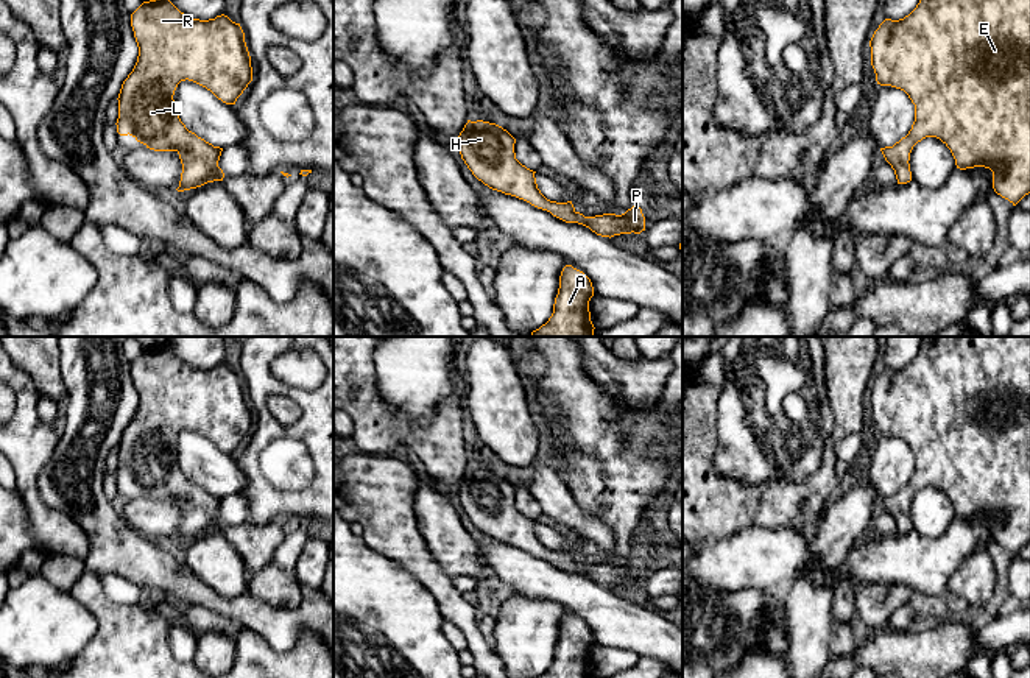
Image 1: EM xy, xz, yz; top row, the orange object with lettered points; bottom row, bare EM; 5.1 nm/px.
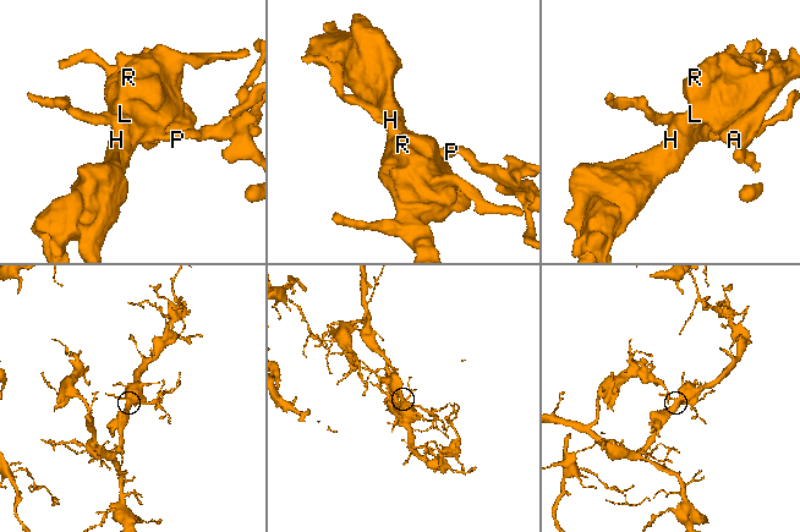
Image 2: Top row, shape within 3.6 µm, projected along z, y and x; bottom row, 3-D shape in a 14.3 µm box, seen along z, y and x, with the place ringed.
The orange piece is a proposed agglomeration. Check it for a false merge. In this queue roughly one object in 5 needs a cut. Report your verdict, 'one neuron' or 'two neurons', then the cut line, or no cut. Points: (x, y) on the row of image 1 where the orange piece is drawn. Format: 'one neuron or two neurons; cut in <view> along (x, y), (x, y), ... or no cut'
one neuron; no cut

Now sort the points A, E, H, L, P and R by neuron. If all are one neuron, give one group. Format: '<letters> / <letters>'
A E H L P R

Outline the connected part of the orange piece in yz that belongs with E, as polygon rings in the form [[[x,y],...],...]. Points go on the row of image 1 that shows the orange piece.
[[[919,0],[916,8],[904,19],[885,19],[874,31],[870,47],[877,84],[904,90],[915,104],[915,122],[908,134],[893,147],[880,148],[885,161],[894,170],[898,184],[912,181],[908,161],[913,147],[926,137],[937,137],[951,150],[957,168],[989,168],[994,192],[1013,206],[1030,193],[1030,0]]]

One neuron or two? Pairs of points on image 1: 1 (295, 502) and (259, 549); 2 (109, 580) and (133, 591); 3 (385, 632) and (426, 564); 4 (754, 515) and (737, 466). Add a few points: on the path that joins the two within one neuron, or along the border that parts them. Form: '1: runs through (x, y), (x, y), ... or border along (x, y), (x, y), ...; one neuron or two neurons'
1: border along (279, 521), (261, 526), (250, 526), (246, 522); two neurons
2: runs through (116, 586), (126, 591); one neuron
3: border along (388, 558), (401, 564), (430, 594), (438, 611); two neurons
4: border along (712, 462), (728, 479), (779, 480); two neurons

